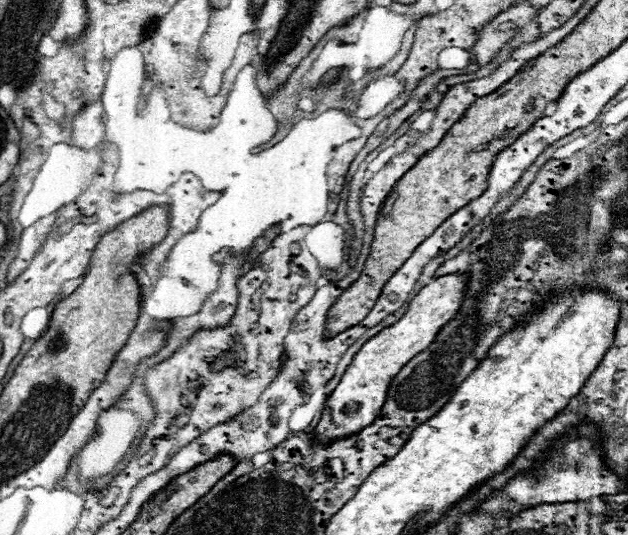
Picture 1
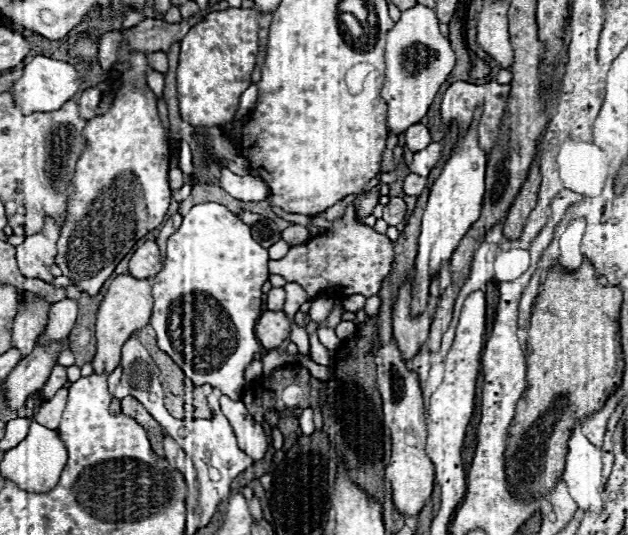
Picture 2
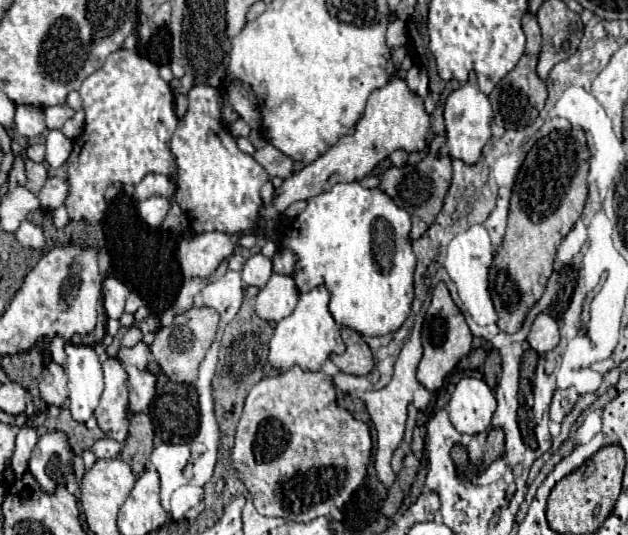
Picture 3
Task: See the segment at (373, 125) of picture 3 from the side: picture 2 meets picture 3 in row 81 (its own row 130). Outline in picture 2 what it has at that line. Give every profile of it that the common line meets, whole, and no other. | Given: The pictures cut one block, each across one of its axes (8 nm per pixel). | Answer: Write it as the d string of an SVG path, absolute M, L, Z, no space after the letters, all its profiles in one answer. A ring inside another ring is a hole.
M416 4L414 8L402 12L400 20L386 38L386 82L382 88L382 98L388 102L386 126L390 132L402 134L406 128L422 120L436 92L450 76L454 62L456 58L450 42L440 34L438 18L432 8Z

